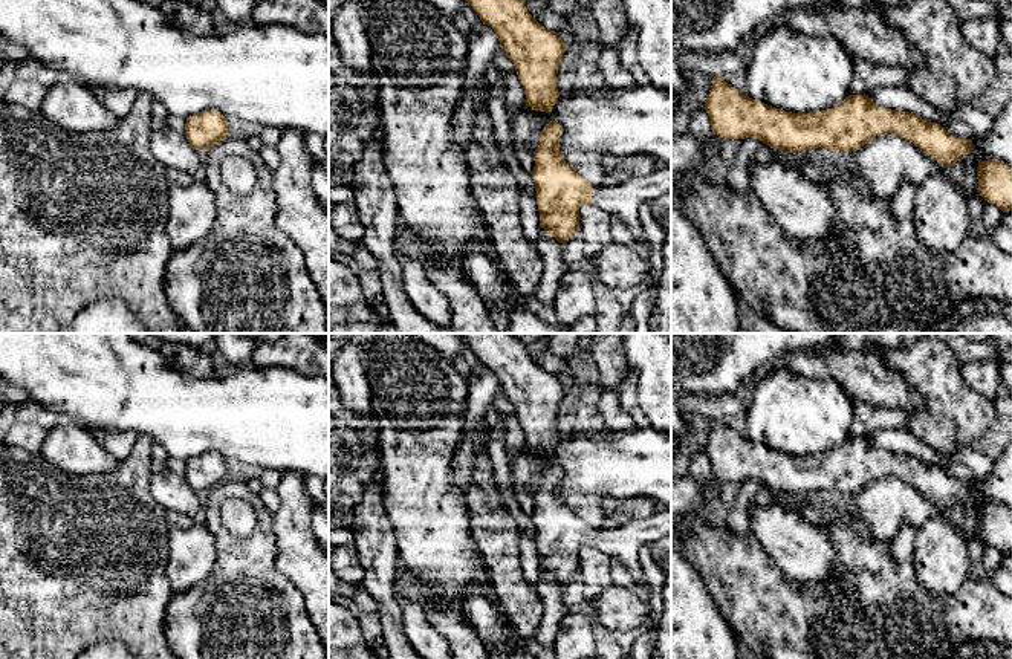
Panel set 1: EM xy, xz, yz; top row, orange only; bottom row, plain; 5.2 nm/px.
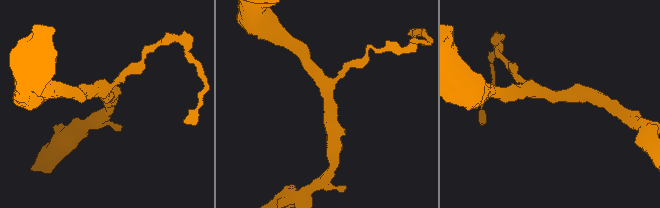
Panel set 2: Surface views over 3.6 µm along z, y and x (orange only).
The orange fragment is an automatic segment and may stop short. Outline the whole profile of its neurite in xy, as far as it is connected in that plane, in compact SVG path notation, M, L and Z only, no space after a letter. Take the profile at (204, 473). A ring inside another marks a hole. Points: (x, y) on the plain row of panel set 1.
M217 453L199 454L185 465L185 479L196 492L209 492L228 477L228 462Z

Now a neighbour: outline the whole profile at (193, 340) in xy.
M151 333L161 342L187 344L190 347L202 349L205 344L214 342L214 333Z

